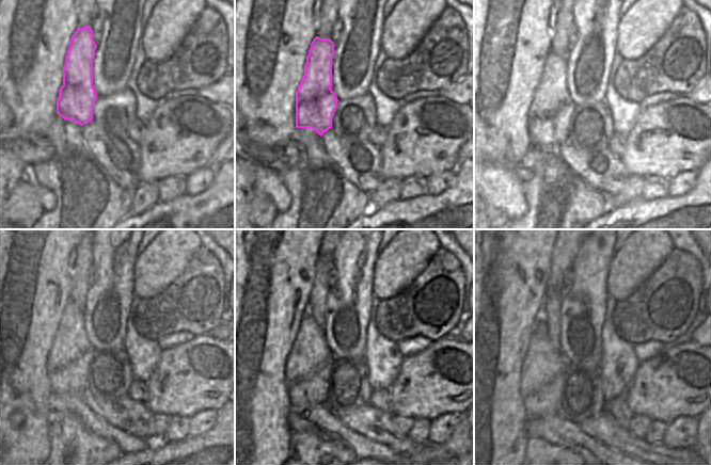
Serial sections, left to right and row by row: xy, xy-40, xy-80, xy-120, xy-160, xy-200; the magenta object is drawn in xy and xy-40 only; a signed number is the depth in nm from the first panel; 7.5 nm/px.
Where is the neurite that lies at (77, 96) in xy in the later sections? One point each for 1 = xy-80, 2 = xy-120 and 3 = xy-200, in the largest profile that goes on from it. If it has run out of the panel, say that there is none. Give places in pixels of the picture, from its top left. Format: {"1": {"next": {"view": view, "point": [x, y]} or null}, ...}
{"1": {"next": {"view": "xy-80", "point": [550, 113]}}, "2": {"next": {"view": "xy-120", "point": [68, 359]}}, "3": {"next": {"view": "xy-200", "point": [542, 377]}}}

